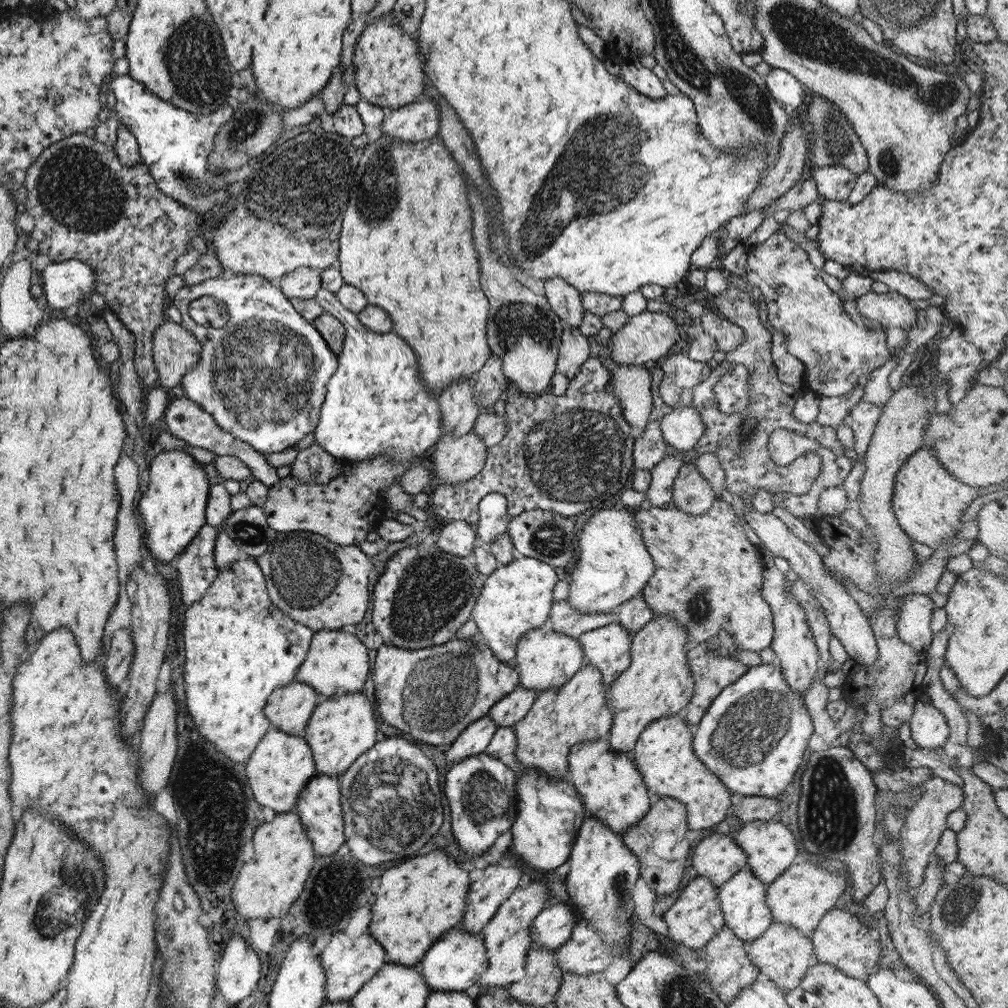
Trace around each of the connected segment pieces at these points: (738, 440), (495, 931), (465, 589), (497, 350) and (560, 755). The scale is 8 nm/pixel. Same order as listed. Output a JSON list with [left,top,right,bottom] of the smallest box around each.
[[691,268,821,501],[476,879,551,993],[371,545,485,650],[467,182,562,394],[511,662,612,781]]

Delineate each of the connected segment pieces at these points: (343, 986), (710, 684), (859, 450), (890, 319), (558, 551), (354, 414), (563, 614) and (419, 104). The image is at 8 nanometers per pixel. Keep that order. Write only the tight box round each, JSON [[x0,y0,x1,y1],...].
[[318,930,386,1002],[680,640,747,726],[844,400,882,466],[856,291,917,330],[506,509,577,569],[313,287,441,464],[548,600,616,638],[380,97,440,142]]

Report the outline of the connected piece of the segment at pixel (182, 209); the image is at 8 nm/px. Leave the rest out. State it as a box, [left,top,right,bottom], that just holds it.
[23,133,197,390]

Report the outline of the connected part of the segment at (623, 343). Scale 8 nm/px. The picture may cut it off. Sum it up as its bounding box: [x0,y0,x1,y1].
[609,311,681,366]

